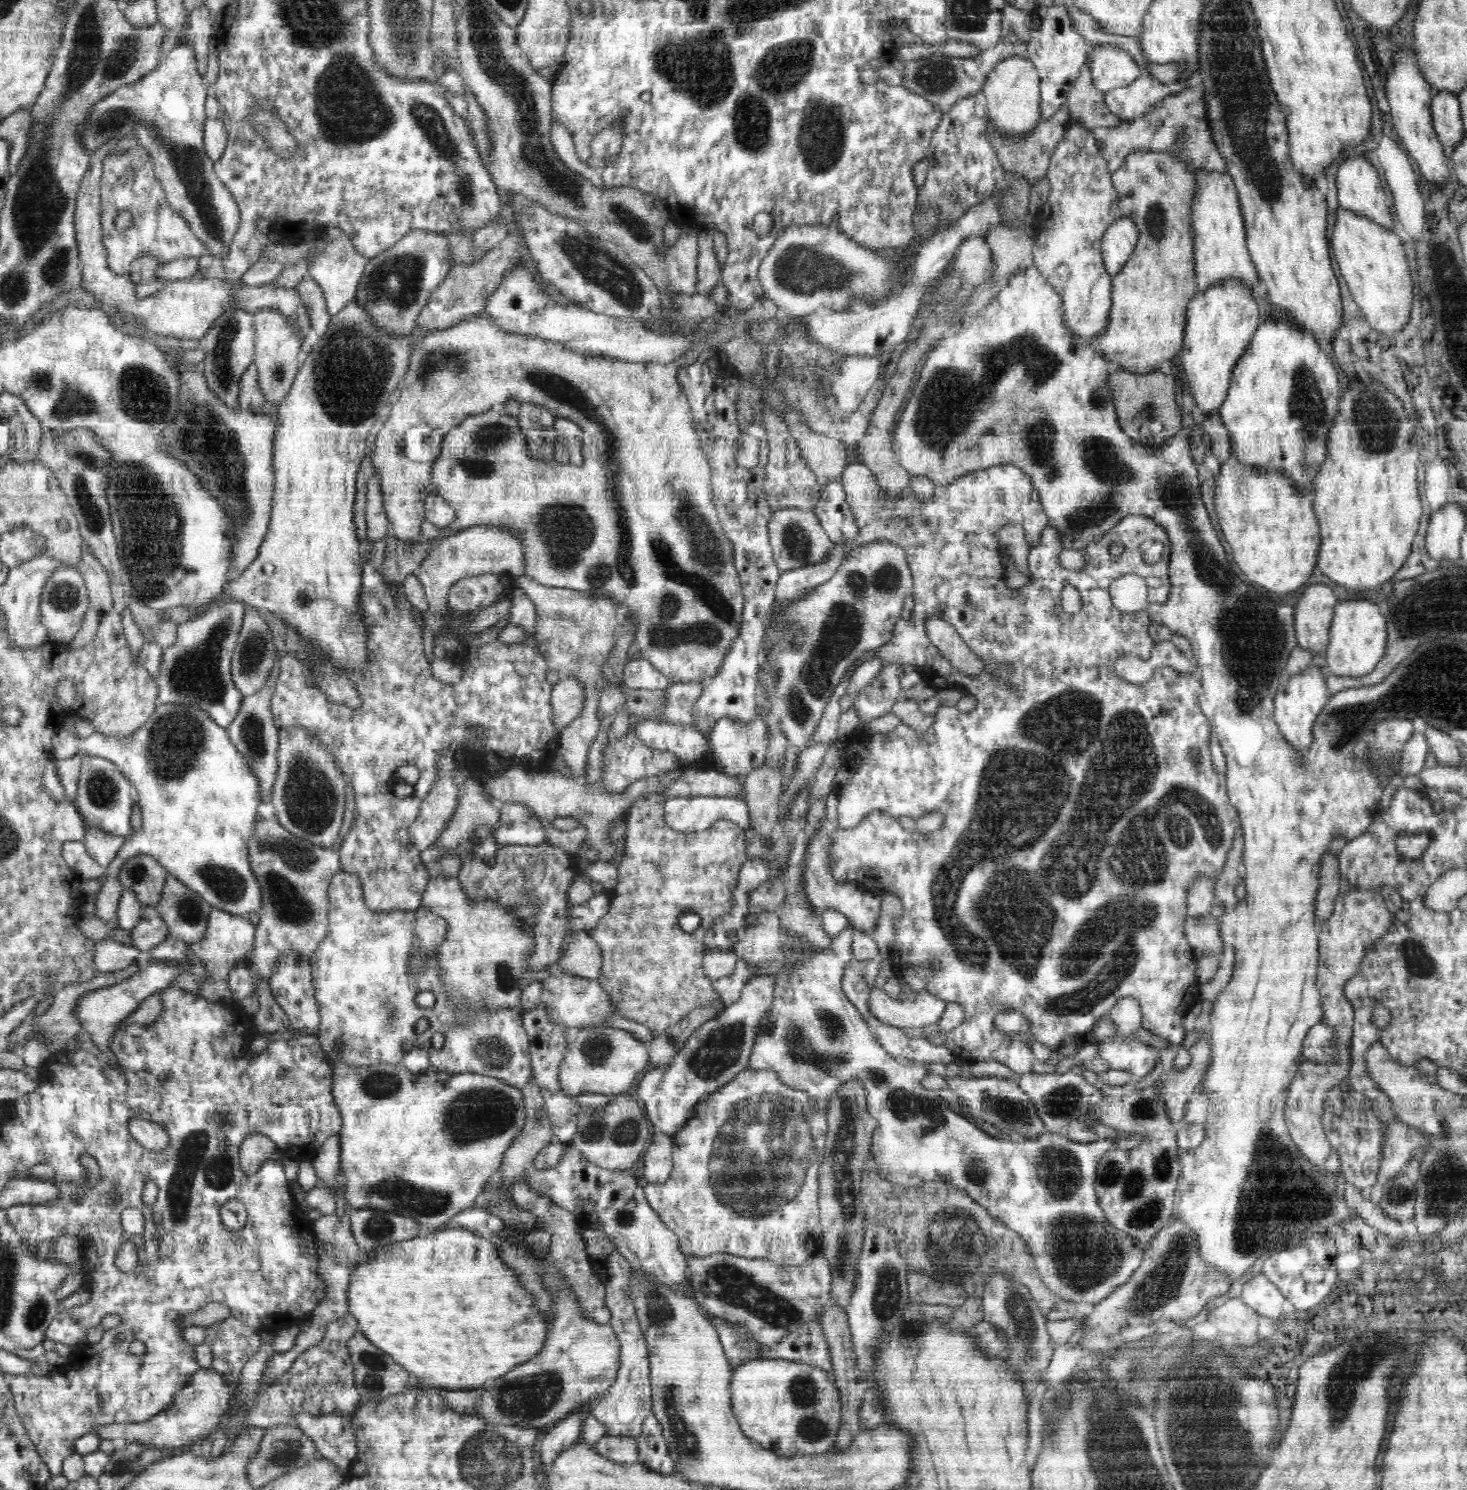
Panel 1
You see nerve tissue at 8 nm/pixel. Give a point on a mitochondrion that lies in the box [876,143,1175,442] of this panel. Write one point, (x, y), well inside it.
(1155, 216)

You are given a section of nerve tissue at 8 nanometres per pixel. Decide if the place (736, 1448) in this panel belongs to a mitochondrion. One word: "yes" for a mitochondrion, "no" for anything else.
no

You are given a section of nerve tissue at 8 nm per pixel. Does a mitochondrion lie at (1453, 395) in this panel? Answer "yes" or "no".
no

